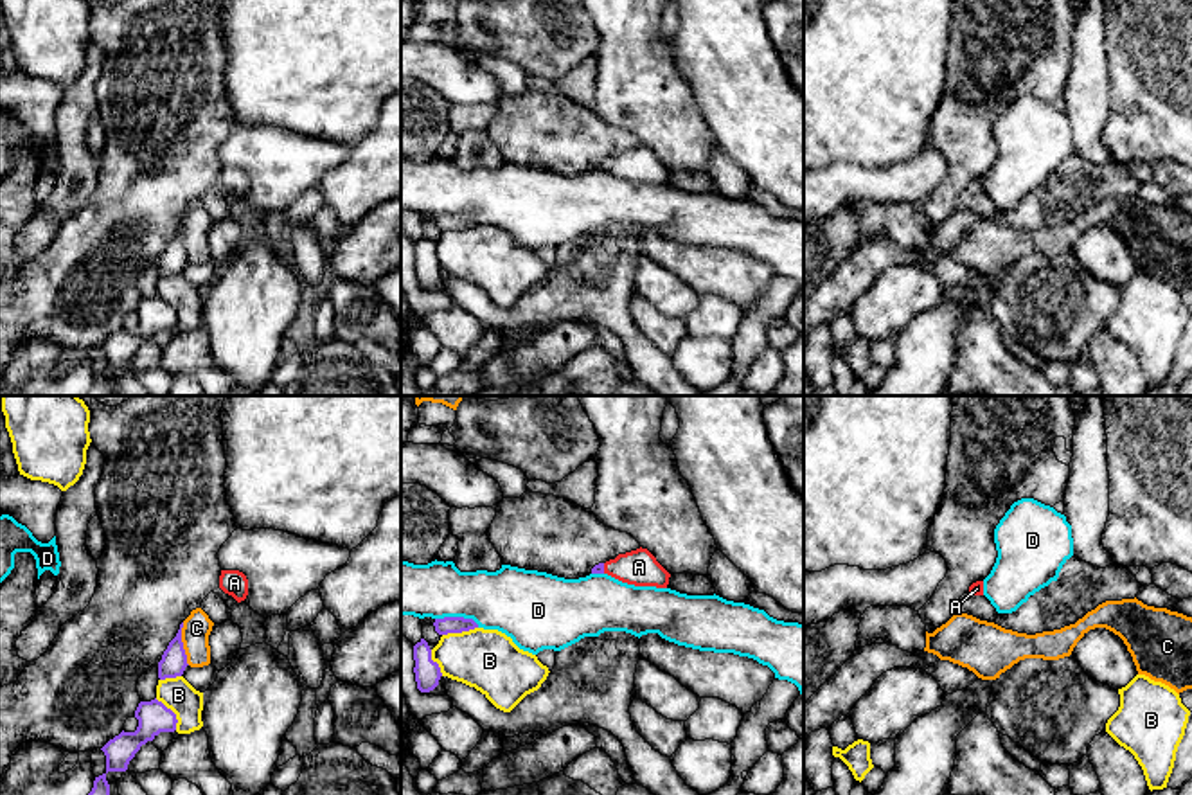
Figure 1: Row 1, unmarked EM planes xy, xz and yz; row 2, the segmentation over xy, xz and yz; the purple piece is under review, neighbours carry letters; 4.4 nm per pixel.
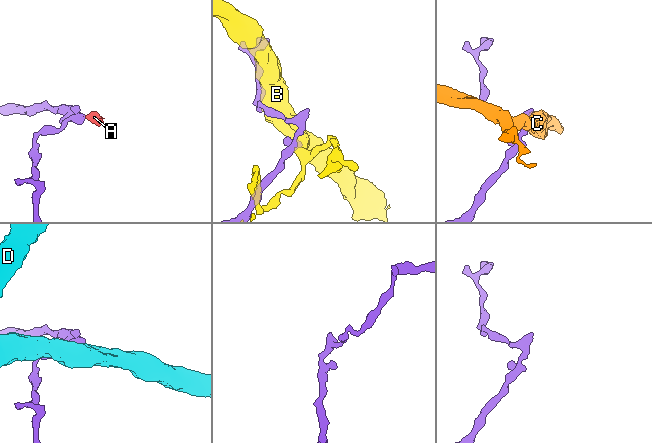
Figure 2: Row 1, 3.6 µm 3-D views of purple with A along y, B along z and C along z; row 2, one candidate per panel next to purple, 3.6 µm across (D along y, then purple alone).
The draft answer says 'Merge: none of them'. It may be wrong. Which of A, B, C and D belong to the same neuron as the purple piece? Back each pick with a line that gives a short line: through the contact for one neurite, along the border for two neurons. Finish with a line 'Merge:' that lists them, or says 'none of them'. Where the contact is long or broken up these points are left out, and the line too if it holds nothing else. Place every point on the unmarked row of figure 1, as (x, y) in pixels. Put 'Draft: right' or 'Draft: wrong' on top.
Draft: wrong
A: Line: xz (599, 166), (603, 166), (639, 164)
Merge: A

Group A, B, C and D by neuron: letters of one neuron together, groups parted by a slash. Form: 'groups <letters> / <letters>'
groups A / B / C / D

